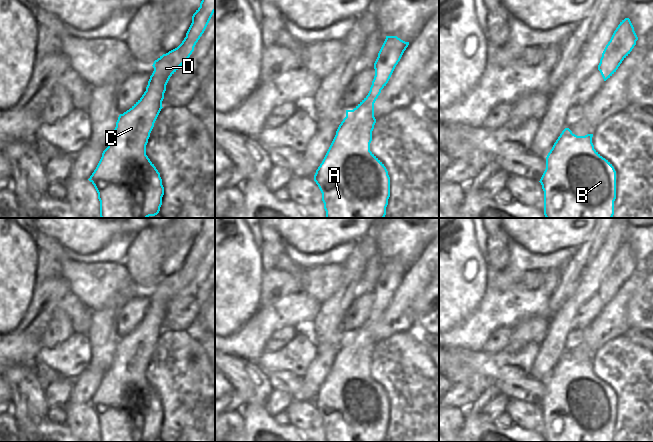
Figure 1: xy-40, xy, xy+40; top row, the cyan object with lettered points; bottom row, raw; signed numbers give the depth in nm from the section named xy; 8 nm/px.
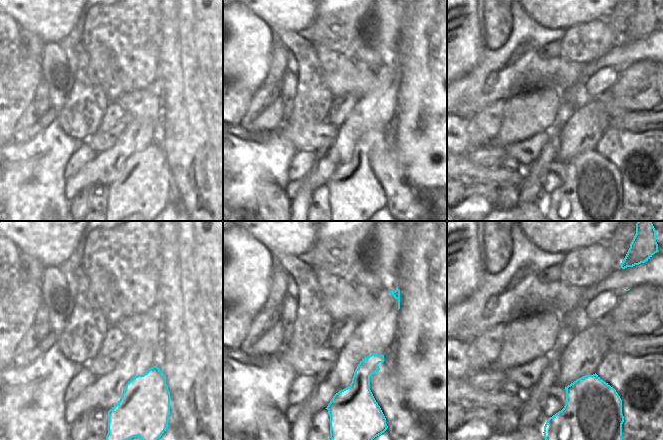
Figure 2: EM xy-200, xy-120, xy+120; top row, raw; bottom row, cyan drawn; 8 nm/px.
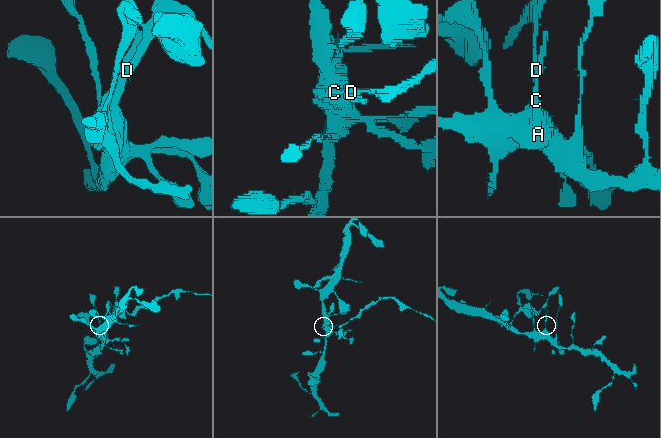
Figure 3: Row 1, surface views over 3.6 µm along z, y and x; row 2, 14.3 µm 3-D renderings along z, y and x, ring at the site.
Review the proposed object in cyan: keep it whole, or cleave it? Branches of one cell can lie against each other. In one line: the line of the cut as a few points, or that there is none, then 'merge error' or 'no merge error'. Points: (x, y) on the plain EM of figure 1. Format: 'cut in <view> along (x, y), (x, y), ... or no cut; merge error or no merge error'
cut in xy-40 along (146, 313), (156, 313), (163, 318); merge error

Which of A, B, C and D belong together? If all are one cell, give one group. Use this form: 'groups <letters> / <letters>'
groups A B C / D

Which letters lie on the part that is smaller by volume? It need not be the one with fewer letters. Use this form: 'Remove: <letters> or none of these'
Remove: D

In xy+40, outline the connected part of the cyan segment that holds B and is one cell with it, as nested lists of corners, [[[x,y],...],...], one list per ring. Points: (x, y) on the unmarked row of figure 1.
[[[565,352],[546,381],[546,393],[540,403],[544,415],[544,439],[546,442],[612,442],[616,423],[616,395],[603,382],[592,367],[593,358],[577,360]]]

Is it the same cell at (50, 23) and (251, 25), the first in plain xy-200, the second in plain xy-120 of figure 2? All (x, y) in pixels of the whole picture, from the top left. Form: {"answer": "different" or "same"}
{"answer": "different"}

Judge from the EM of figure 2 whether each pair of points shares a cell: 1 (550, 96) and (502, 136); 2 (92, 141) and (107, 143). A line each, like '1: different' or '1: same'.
1: same
2: same

